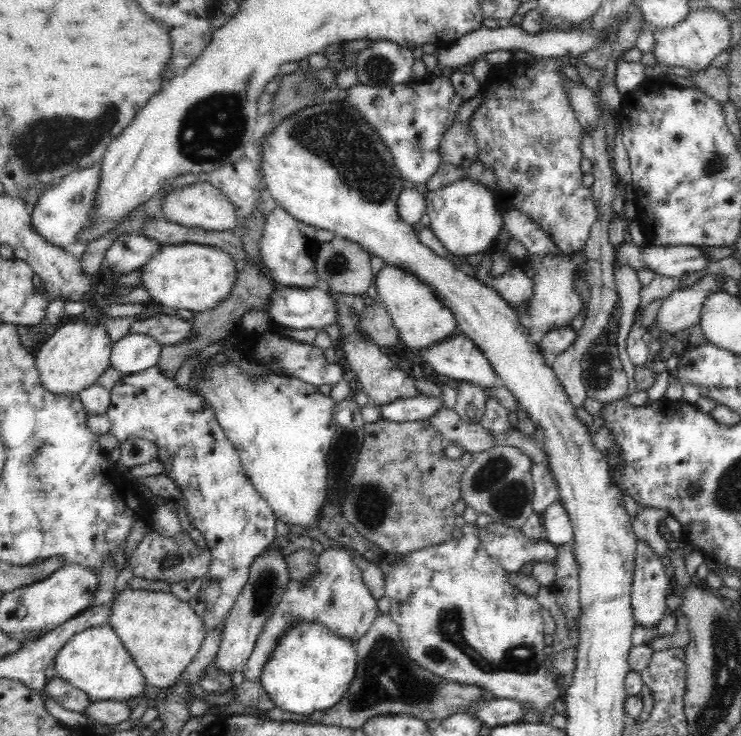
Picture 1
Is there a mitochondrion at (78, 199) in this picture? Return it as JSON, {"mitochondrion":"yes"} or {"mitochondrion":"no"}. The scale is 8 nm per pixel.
{"mitochondrion":"yes"}

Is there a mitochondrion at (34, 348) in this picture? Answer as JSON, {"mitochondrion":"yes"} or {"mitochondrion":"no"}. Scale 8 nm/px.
{"mitochondrion":"no"}

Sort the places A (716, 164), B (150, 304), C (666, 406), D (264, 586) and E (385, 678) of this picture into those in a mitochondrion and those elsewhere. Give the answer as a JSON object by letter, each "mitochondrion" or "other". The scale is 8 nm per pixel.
{"A":"mitochondrion","B":"other","C":"other","D":"mitochondrion","E":"mitochondrion"}

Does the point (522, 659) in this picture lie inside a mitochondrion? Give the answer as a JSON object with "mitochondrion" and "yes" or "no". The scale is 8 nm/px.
{"mitochondrion":"yes"}

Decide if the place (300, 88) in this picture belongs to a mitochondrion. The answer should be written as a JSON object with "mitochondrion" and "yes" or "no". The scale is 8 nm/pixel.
{"mitochondrion":"yes"}

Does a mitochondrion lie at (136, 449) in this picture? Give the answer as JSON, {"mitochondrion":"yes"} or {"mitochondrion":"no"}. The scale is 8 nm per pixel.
{"mitochondrion":"yes"}

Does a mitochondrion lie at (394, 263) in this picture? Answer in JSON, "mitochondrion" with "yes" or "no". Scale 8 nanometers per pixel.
{"mitochondrion":"no"}

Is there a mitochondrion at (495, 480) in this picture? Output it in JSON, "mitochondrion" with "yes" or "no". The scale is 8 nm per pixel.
{"mitochondrion":"yes"}

